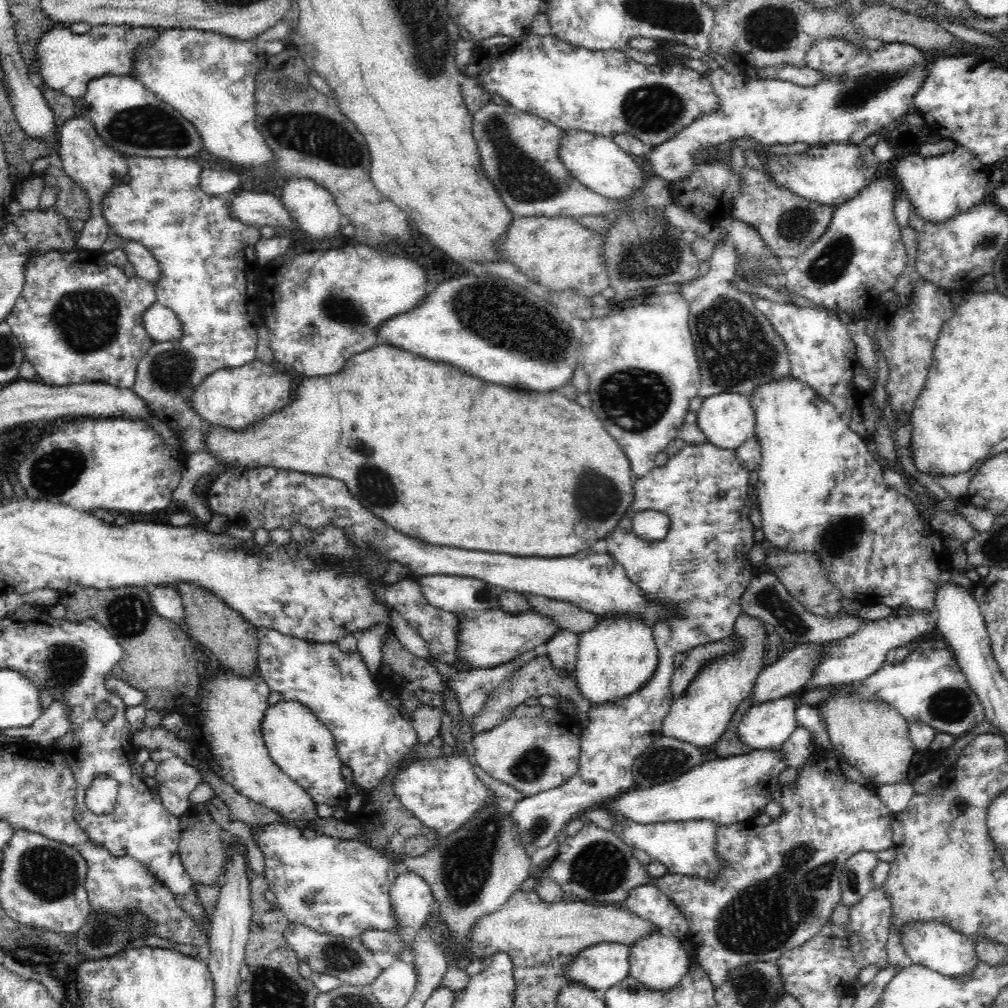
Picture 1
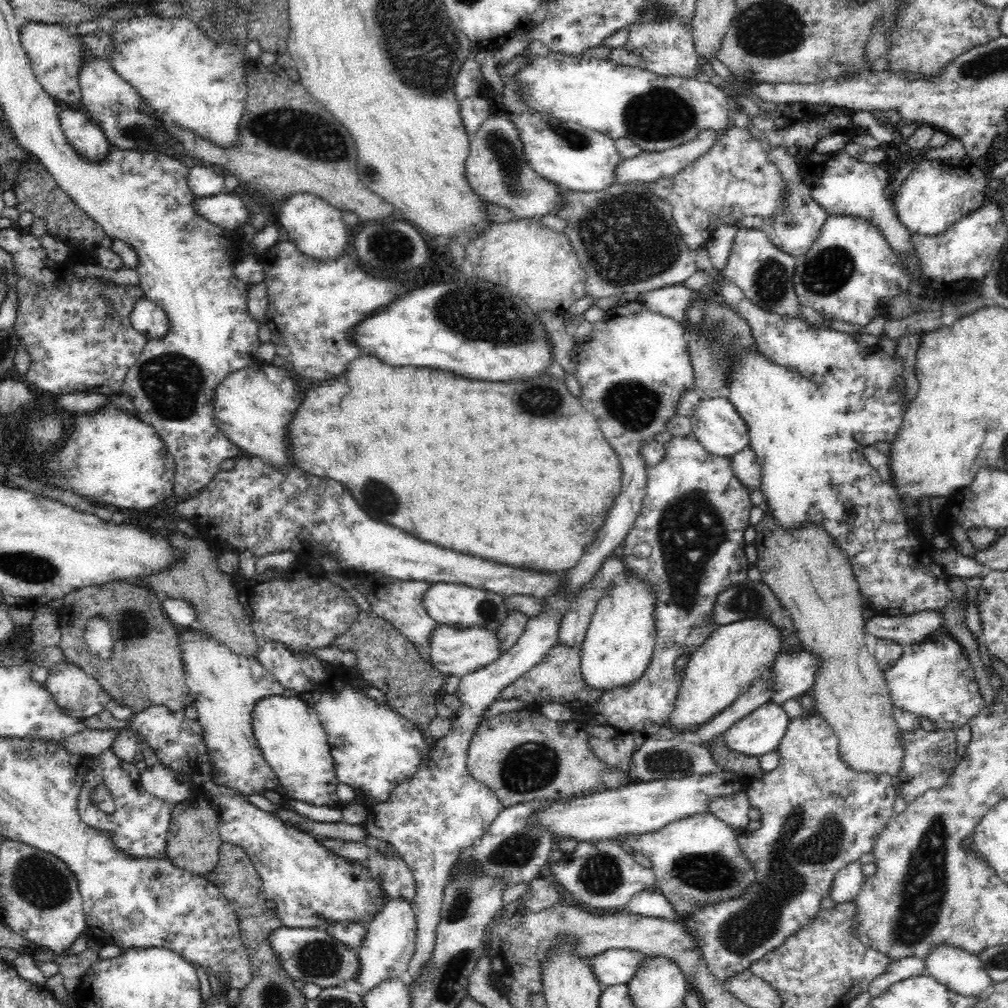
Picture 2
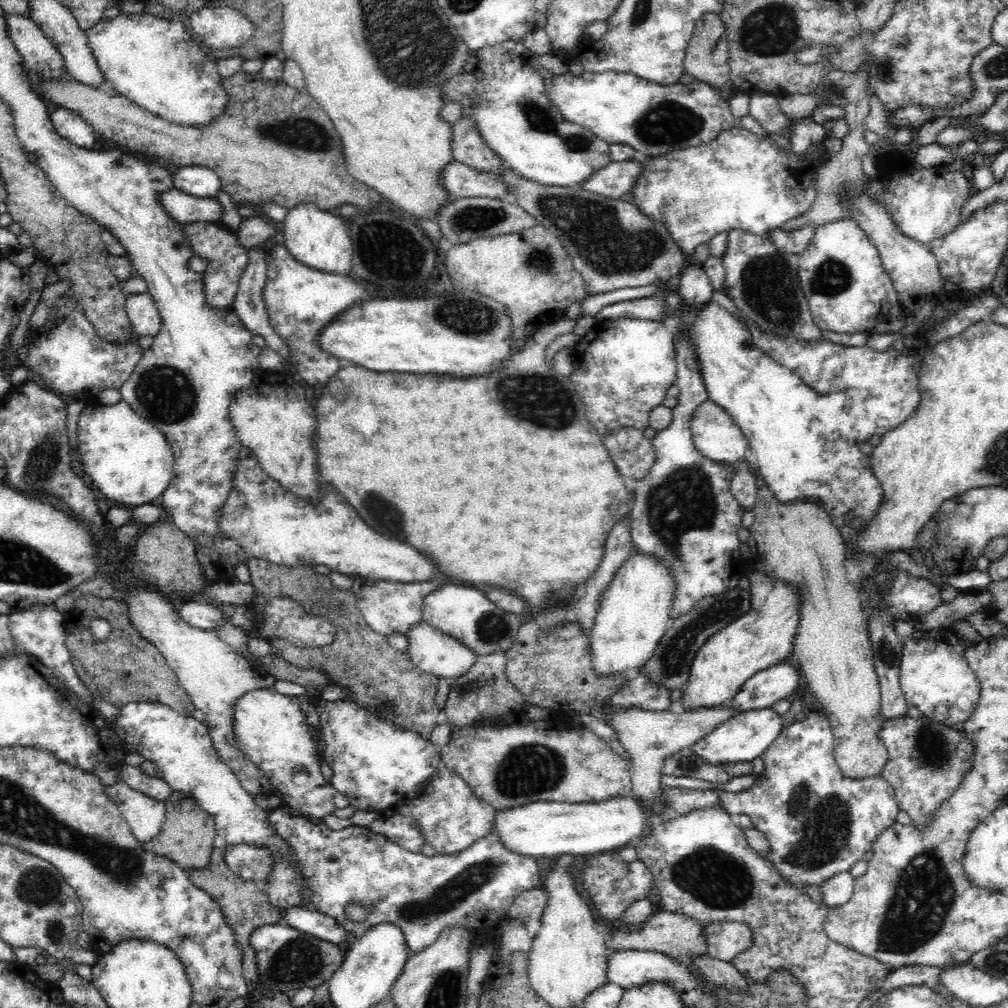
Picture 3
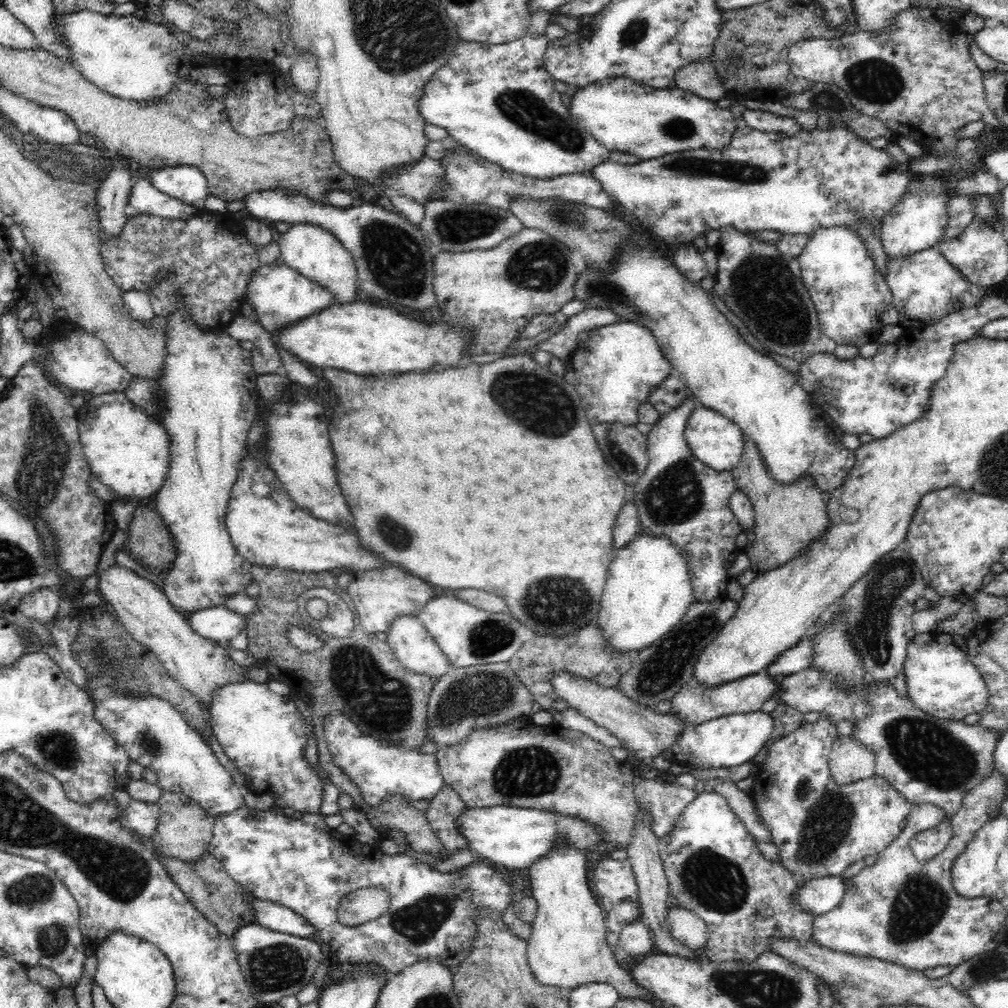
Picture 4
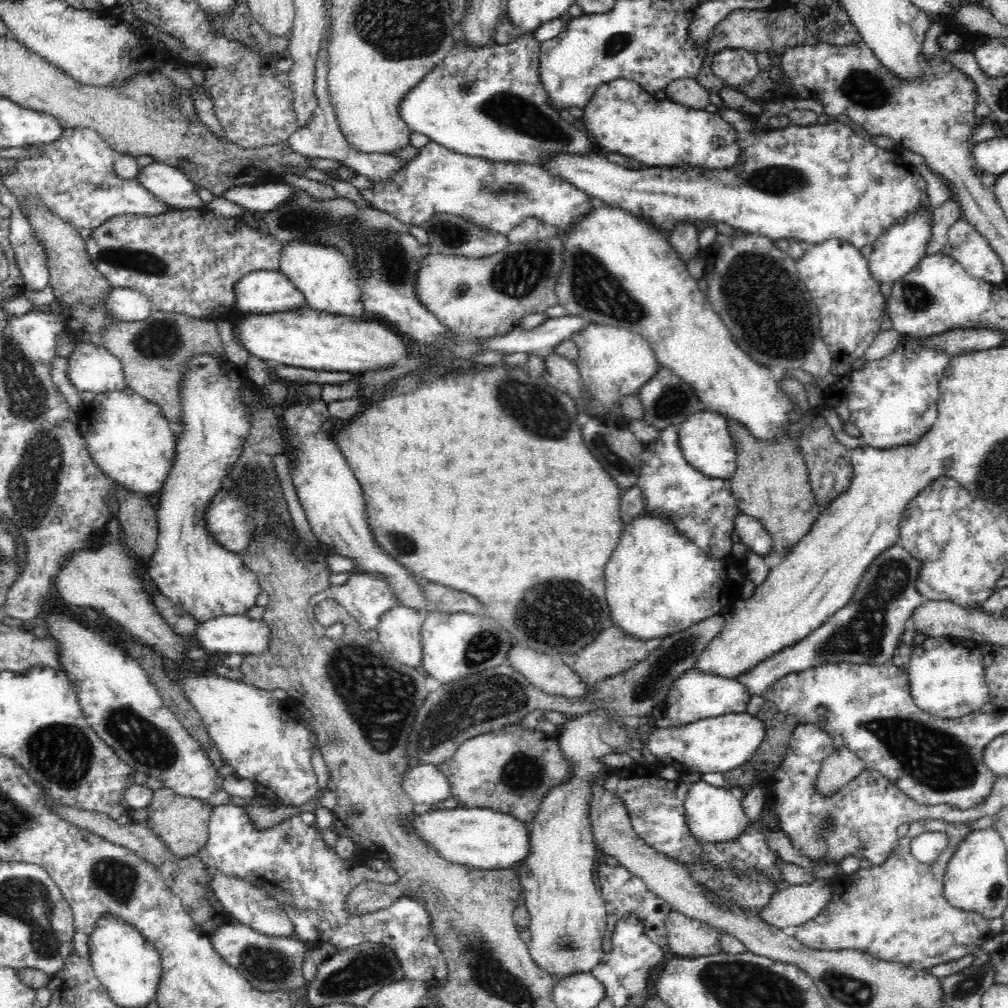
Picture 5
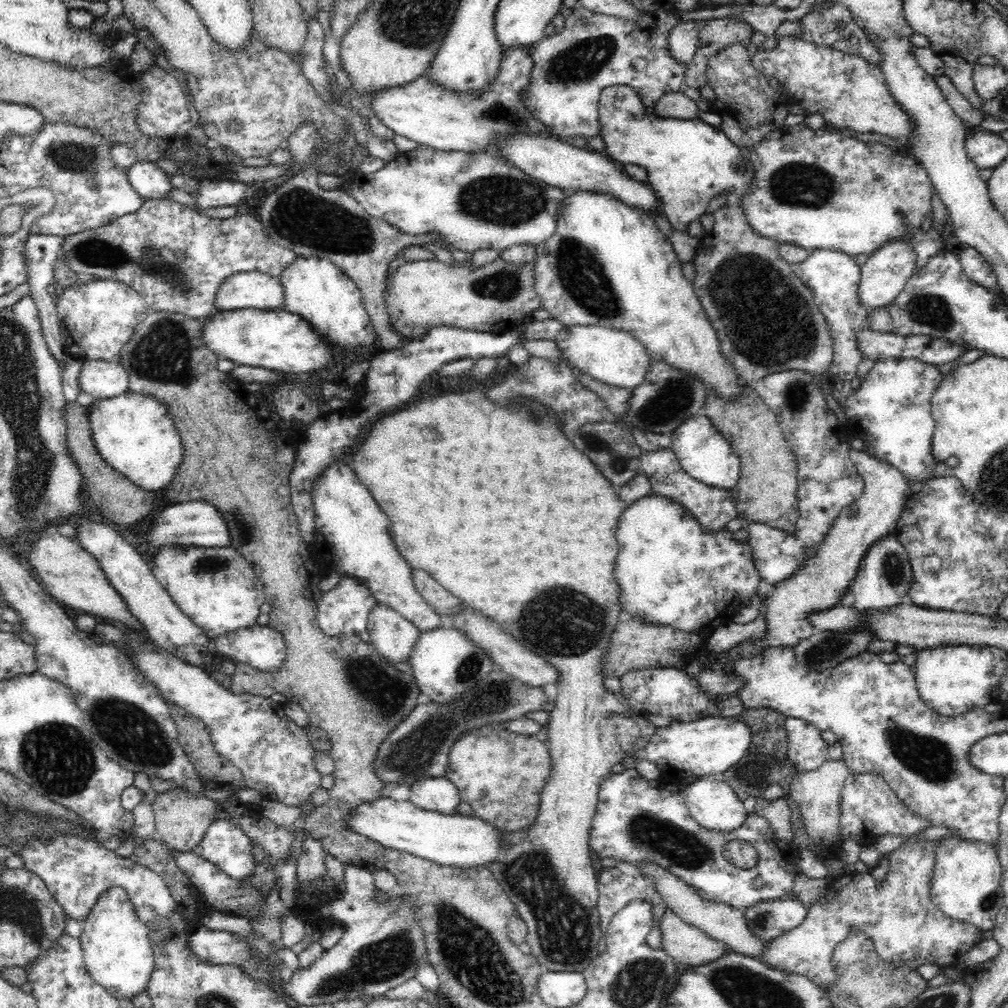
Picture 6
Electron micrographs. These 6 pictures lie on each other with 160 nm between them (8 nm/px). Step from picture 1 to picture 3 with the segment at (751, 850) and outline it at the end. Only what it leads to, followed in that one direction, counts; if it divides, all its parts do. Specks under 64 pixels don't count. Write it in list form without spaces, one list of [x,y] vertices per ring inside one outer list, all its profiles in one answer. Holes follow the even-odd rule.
[[[809,710],[789,728],[780,731],[776,740],[761,754],[765,767],[752,786],[741,792],[713,788],[723,808],[733,817],[748,814],[753,827],[767,838],[768,850],[763,856],[772,862],[786,881],[804,892],[805,886],[820,886],[838,872],[849,872],[856,861],[862,860],[864,854],[872,850],[874,840],[897,822],[896,815],[901,810],[894,788],[880,775],[856,780],[846,778],[836,764],[833,742],[829,718],[818,710]],[[726,922],[705,926],[708,955],[716,960],[730,962],[754,944],[754,935],[748,923]]]

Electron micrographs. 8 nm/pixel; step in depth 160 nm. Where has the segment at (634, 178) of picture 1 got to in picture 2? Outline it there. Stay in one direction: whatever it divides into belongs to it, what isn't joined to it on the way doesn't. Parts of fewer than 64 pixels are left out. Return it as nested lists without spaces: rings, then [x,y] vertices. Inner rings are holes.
[[[516,75],[503,77],[501,80],[501,96],[494,93],[486,80],[482,80],[480,93],[491,102],[491,116],[503,114],[515,124],[523,146],[523,156],[536,174],[555,182],[561,188],[578,192],[598,192],[615,184],[614,171],[621,158],[614,139],[578,123],[561,121],[550,113],[533,110],[527,106],[520,93]]]

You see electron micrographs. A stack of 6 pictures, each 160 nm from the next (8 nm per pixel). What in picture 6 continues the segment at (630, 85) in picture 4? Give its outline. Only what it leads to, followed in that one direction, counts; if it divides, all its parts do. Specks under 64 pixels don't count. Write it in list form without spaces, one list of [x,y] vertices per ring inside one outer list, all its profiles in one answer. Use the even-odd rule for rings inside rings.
[[[616,84],[601,90],[599,97],[600,136],[606,143],[605,154],[618,165],[636,164],[648,171],[649,184],[655,190],[662,204],[662,211],[674,229],[685,232],[687,224],[698,221],[706,212],[712,198],[726,194],[728,202],[739,204],[739,199],[746,196],[755,177],[755,169],[748,154],[742,152],[718,126],[692,120],[674,120],[658,118],[651,110],[642,105],[638,93],[627,84]]]

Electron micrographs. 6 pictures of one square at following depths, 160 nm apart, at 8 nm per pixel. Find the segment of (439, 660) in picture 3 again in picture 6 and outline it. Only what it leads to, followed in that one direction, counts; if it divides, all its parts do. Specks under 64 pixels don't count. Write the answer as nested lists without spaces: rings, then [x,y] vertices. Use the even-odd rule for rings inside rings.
[[[378,603],[369,612],[367,629],[375,652],[394,664],[404,662],[407,665],[412,649],[420,636],[414,624],[393,608]]]

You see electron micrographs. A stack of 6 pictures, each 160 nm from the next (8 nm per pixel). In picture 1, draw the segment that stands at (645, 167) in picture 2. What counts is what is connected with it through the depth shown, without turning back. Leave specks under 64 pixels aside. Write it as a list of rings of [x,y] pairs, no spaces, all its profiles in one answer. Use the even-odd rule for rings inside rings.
[[[823,39],[806,52],[806,64],[808,67],[826,73],[829,78],[824,82],[818,82],[816,86],[794,87],[785,80],[778,80],[743,71],[739,75],[727,73],[722,68],[708,72],[708,79],[720,102],[720,107],[712,113],[704,114],[690,122],[674,138],[655,146],[646,156],[648,166],[652,168],[652,174],[662,180],[678,181],[687,177],[694,165],[701,158],[702,152],[710,146],[734,141],[737,138],[749,136],[759,144],[794,144],[794,142],[806,142],[810,147],[826,146],[832,142],[846,144],[862,144],[868,134],[875,132],[890,124],[896,118],[913,111],[914,93],[922,86],[930,64],[924,59],[922,50],[905,43],[884,43],[884,47],[877,51],[858,49],[854,43],[842,41],[842,39]]]

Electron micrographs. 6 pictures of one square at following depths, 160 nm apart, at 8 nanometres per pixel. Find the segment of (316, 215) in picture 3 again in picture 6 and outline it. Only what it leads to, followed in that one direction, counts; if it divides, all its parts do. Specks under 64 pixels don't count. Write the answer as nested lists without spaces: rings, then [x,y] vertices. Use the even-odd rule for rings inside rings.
[[[298,256],[280,277],[284,291],[281,308],[309,322],[326,344],[343,348],[355,356],[370,357],[377,351],[377,334],[363,305],[360,289],[333,262],[315,256]]]

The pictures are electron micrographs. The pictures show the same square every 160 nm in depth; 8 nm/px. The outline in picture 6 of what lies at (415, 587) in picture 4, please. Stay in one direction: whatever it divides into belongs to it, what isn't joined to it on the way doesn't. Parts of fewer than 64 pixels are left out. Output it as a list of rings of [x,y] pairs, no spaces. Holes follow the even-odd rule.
[[[342,576],[334,590],[321,594],[316,620],[328,636],[341,638],[357,634],[367,629],[369,612],[378,603],[362,582]]]

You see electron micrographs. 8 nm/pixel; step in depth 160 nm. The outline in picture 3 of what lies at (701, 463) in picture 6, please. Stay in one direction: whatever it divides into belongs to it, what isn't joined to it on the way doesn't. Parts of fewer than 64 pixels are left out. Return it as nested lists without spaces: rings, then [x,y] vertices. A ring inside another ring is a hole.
[[[710,399],[696,408],[690,432],[697,452],[716,463],[736,465],[749,455],[748,439],[726,411]]]

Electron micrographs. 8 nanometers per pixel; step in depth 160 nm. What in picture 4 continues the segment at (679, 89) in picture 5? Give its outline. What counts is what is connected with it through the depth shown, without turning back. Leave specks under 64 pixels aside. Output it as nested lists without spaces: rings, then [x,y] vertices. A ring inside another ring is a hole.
[[[711,56],[678,68],[673,80],[680,90],[706,100],[717,102],[727,96],[722,80],[712,64]]]

